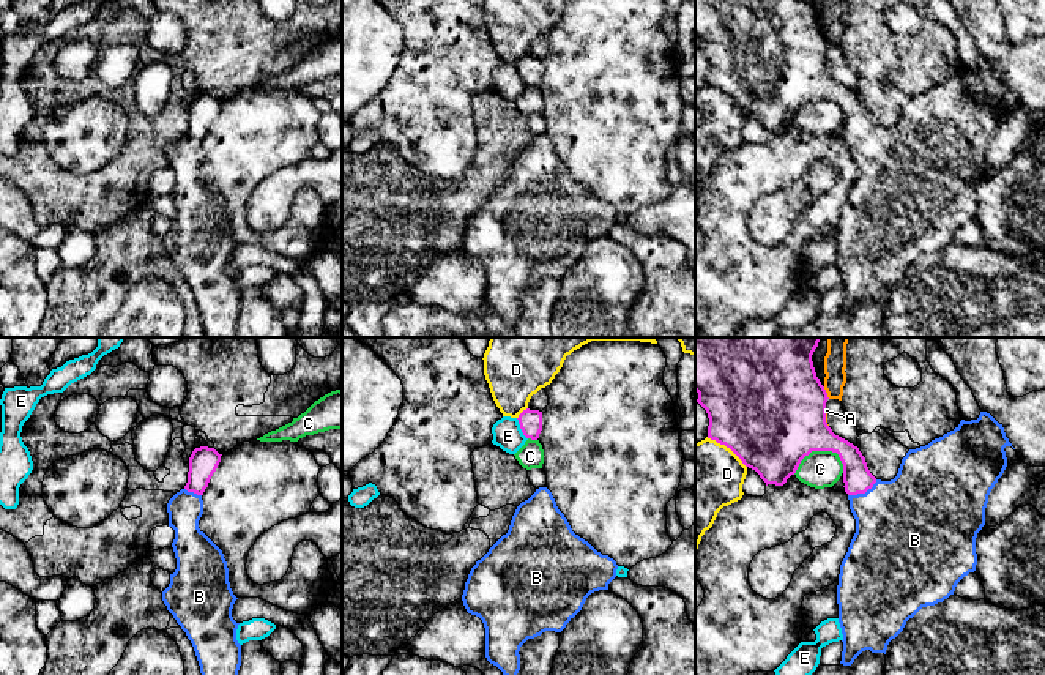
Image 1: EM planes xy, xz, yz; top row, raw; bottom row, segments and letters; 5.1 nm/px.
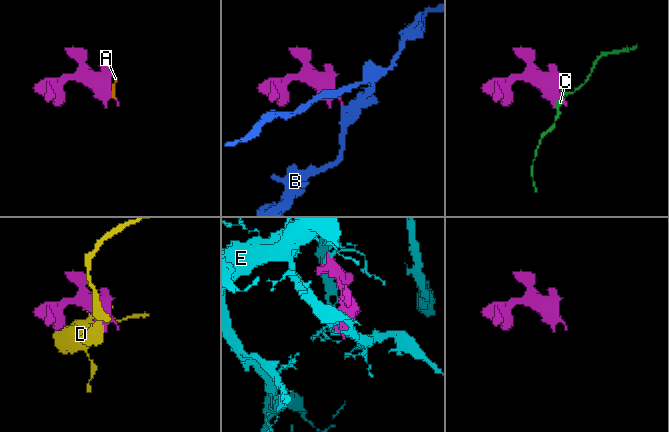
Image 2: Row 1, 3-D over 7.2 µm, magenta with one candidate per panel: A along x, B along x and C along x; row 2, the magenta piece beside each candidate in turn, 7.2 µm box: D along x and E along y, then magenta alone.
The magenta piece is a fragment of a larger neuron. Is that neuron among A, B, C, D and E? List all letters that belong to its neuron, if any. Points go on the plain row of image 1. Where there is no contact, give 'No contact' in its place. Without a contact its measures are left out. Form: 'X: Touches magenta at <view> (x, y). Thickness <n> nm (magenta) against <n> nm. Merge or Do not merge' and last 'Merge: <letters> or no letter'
A: Touches magenta at yz (826, 40). Thickness 480 nm (magenta) against 110 nm. Do not merge
B: Touches magenta at yz (862, 139). Thickness 140 nm (magenta) against 460 nm. Merge
C: Touches magenta at yz (817, 96). Thickness 480 nm (magenta) against 190 nm. Do not merge
D: Touches magenta at yz (727, 93). Thickness 500 nm (magenta) against 380 nm. Do not merge
E: Touches magenta at xz (520, 74). Thickness 120 nm (magenta) against 150 nm. Do not merge
Merge: B

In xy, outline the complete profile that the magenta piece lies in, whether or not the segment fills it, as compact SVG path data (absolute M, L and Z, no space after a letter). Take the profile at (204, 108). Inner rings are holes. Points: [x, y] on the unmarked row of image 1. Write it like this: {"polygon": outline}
{"polygon": "M195 95L186 132L167 150L169 173L175 177L177 216L162 248L194 293L205 338L236 338L241 312L240 270L232 263L238 244L230 235L227 208L199 175L202 142L221 103L214 95Z"}

